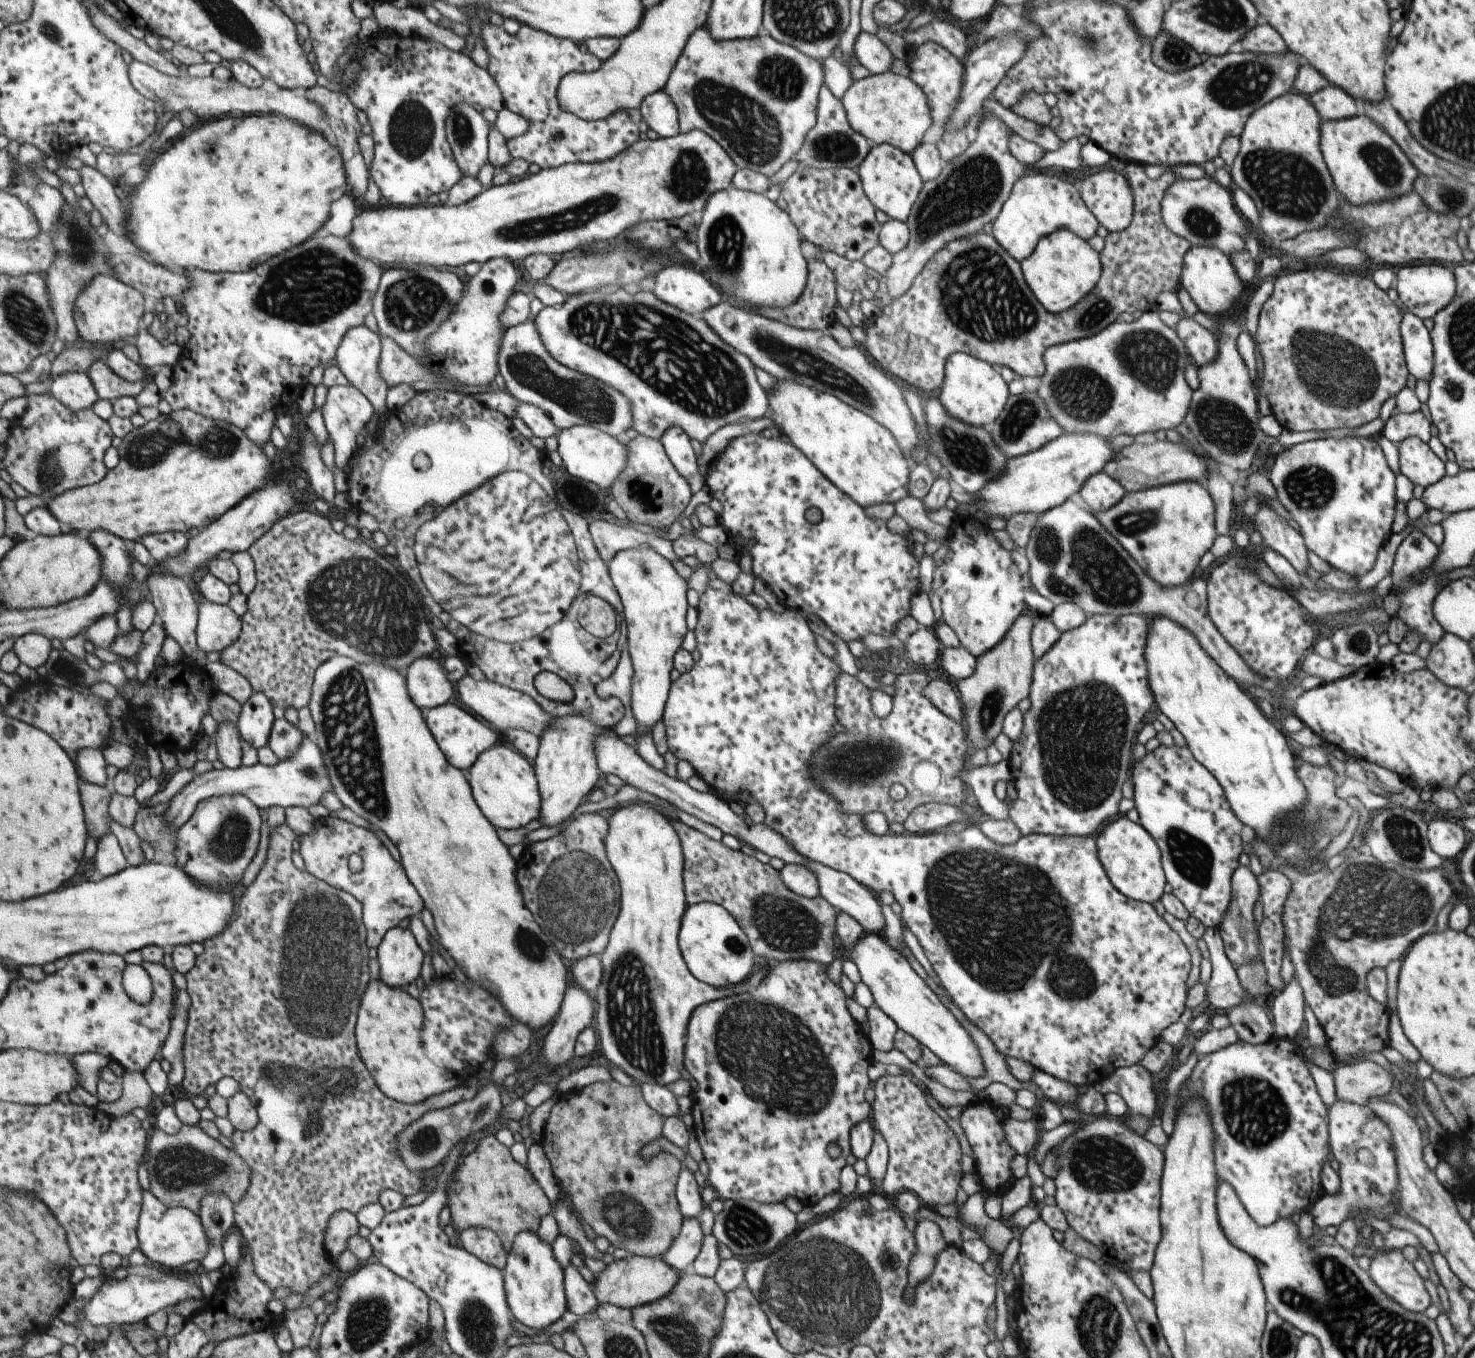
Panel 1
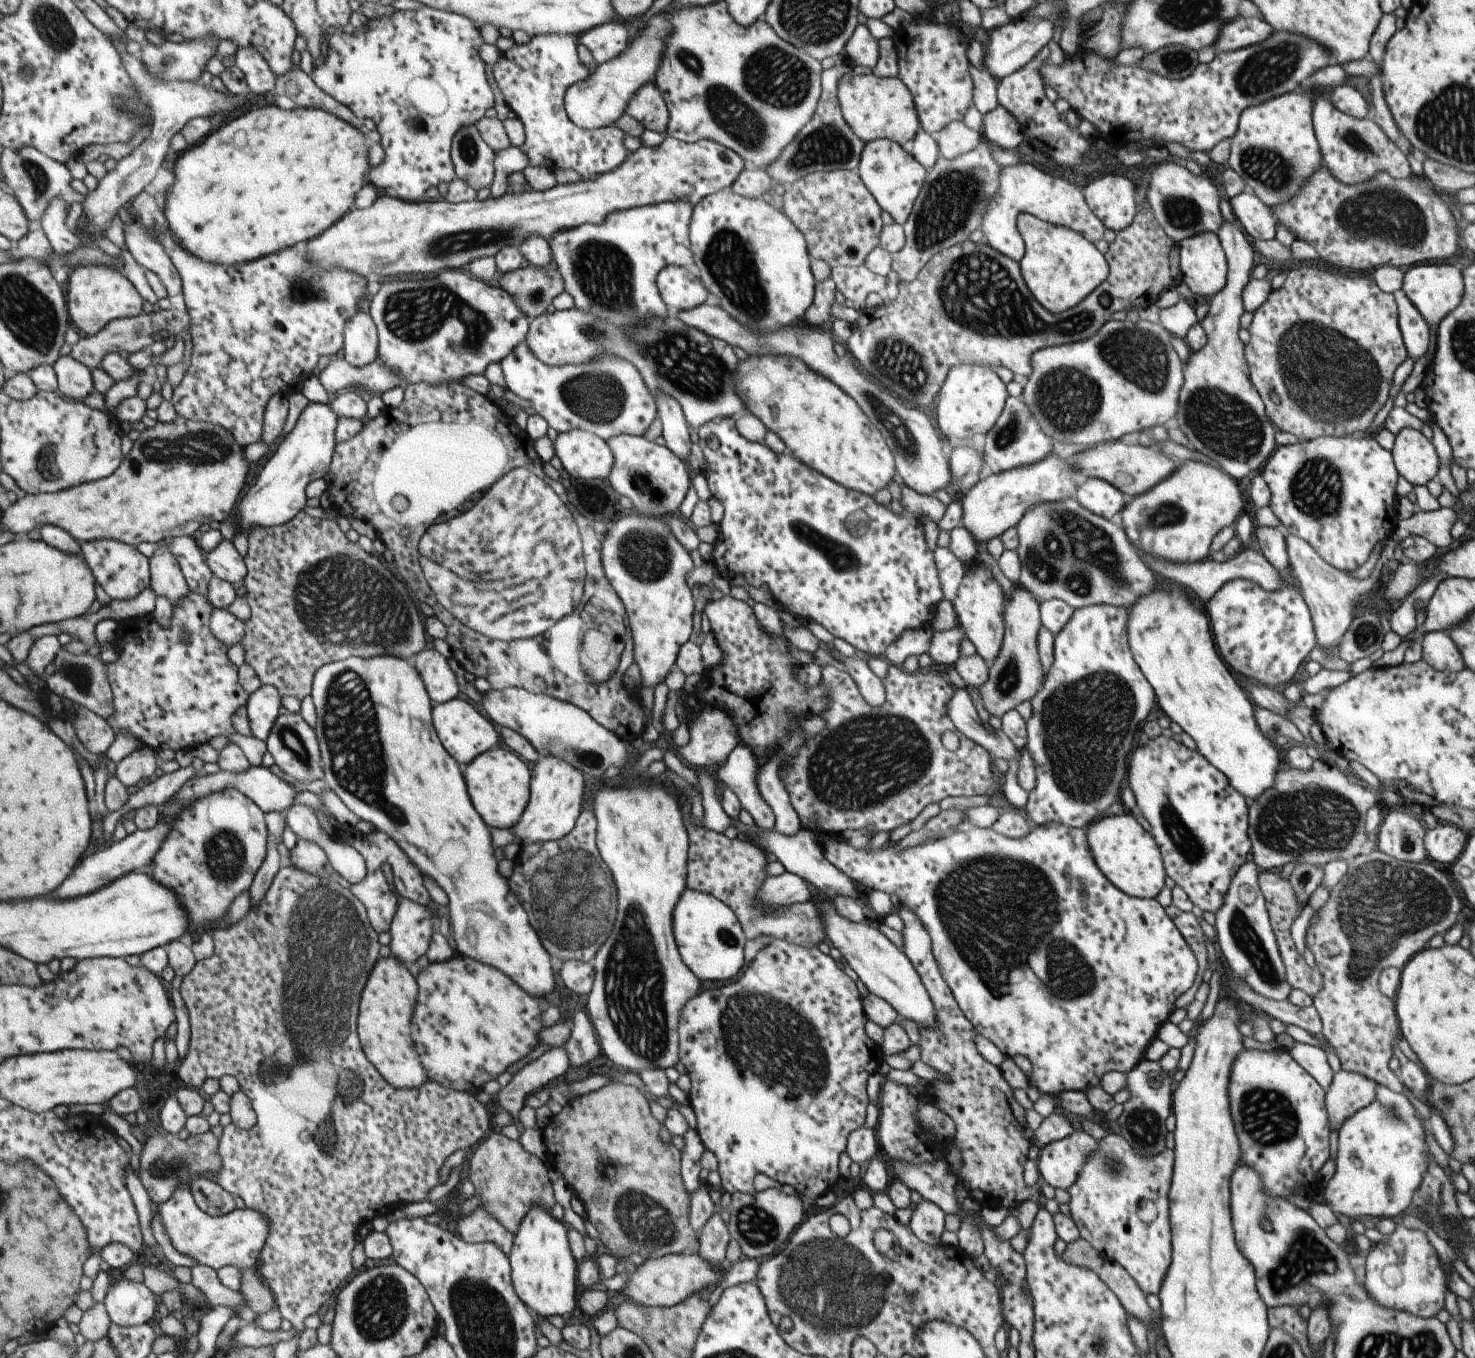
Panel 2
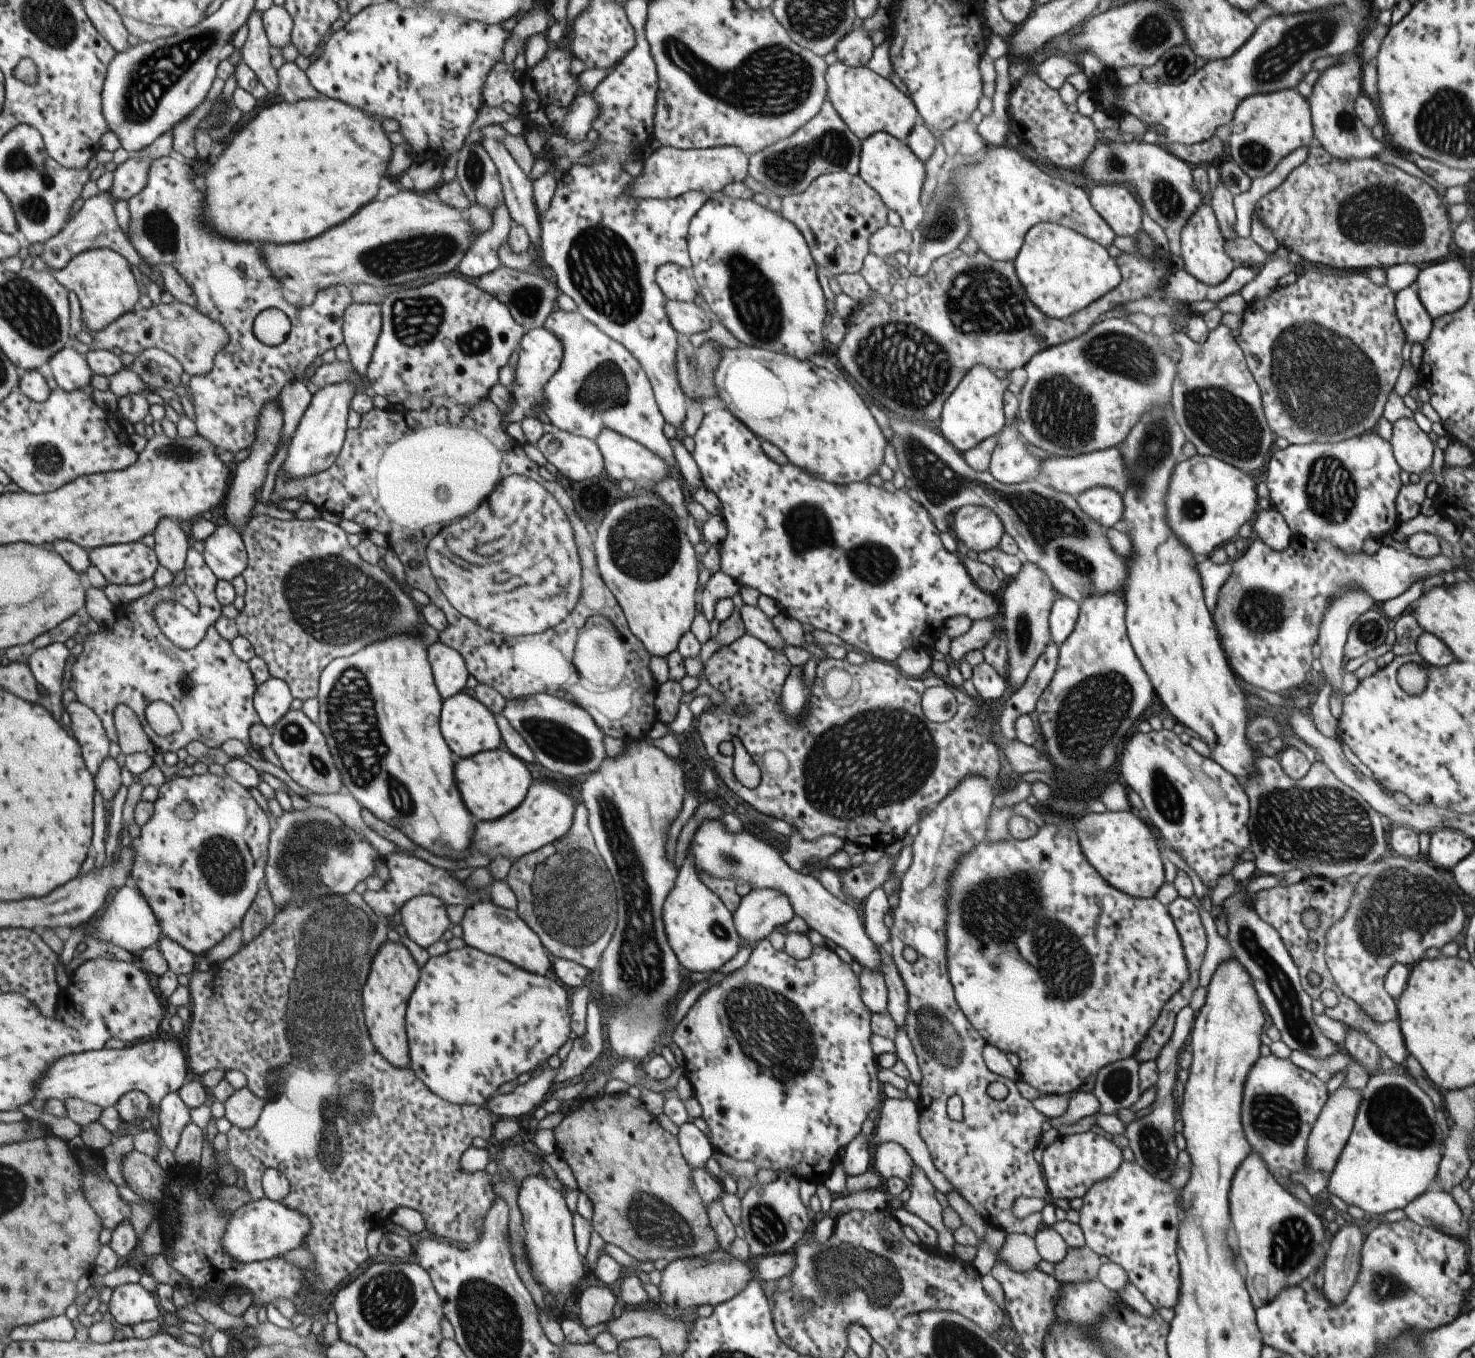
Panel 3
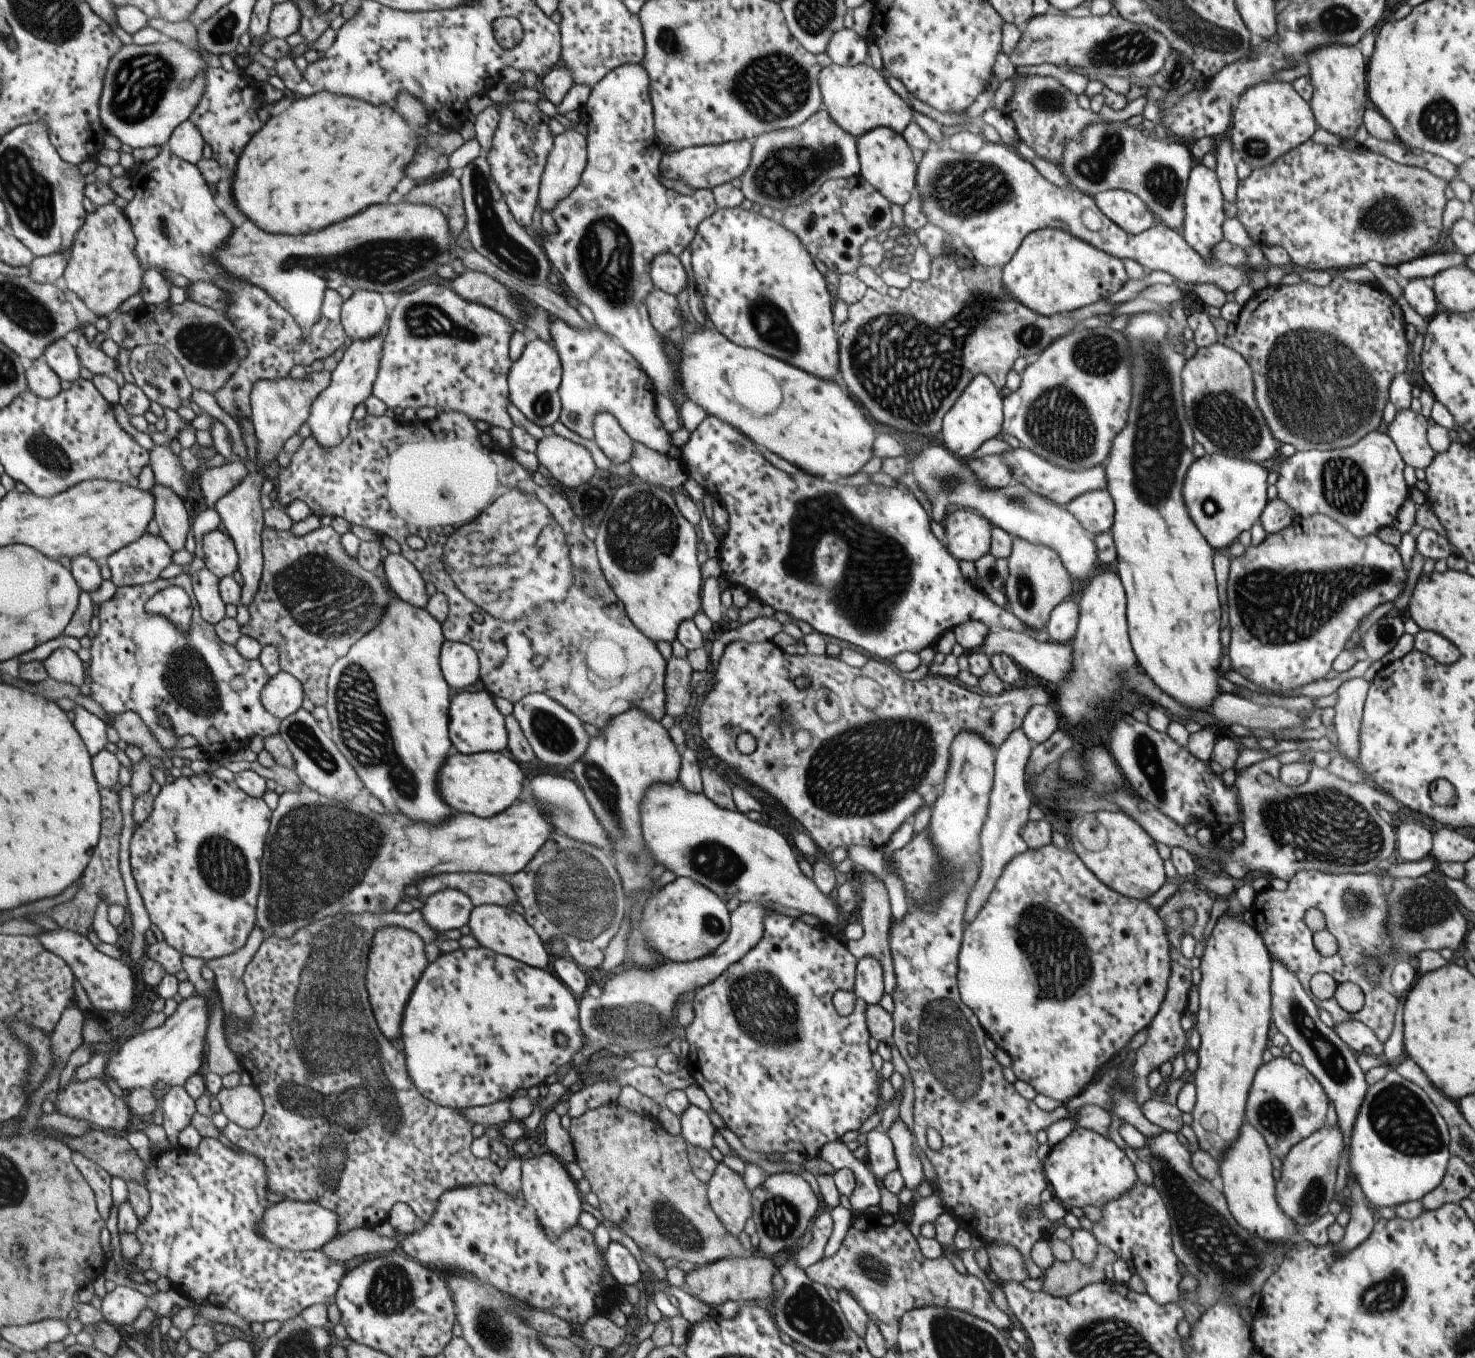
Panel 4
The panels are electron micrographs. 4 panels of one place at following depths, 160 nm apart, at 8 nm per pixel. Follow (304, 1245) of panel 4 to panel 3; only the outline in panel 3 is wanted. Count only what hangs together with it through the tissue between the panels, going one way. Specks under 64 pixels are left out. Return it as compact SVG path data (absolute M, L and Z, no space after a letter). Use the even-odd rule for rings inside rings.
M265 1196L233 1212L223 1242L226 1251L231 1253L234 1259L249 1264L282 1257L289 1250L303 1247L304 1241L313 1230L312 1220L308 1216L289 1208L282 1201L274 1201Z

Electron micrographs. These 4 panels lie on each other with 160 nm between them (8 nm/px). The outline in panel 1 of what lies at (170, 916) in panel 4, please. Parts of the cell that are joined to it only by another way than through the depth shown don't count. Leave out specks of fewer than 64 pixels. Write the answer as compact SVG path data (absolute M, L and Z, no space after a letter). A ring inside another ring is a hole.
M225 794L224 796L213 796L203 800L198 805L197 810L191 820L175 833L177 842L176 865L186 869L190 876L195 876L201 884L209 884L211 888L237 888L243 880L243 874L247 872L249 864L253 862L255 854L259 852L259 842L261 842L261 812L255 802L243 794Z

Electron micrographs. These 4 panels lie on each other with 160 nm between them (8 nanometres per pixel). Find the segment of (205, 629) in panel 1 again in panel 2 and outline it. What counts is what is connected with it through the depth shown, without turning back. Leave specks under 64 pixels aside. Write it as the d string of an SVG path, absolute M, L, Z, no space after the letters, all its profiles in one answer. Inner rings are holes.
M215 607L210 627L213 636L228 647L242 644L246 635L246 622L231 614L229 609Z

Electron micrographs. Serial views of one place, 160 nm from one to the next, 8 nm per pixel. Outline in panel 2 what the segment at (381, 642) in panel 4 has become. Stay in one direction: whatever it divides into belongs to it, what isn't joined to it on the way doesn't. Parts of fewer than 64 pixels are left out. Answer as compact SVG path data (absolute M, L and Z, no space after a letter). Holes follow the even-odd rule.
M391 654L375 658L353 656L318 670L311 695L319 714L315 730L322 750L323 780L327 788L335 792L357 817L396 840L425 874L437 878L437 882L445 888L449 894L447 923L452 925L459 954L502 970L524 991L544 998L555 984L548 952L531 924L525 906L499 870L501 864L495 858L489 826L471 802L465 772L461 770L459 761L449 754L435 730L435 702L427 692L419 669L411 660ZM341 708L349 708L349 714Z

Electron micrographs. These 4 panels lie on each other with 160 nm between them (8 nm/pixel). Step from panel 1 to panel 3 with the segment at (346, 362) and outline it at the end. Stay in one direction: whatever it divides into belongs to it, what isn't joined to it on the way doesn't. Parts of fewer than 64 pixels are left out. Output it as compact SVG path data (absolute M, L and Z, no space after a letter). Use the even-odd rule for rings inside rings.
M351 303L344 320L345 344L356 370L366 376L382 335L382 305L379 303Z

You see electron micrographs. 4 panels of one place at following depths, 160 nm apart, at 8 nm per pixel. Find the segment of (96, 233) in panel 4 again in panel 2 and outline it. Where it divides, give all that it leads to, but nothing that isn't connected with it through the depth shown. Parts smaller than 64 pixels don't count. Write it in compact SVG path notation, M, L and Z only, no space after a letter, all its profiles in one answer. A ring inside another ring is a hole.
M77 265L68 282L70 320L89 336L98 335L109 323L122 318L135 318L143 313L145 300L135 284L113 265Z

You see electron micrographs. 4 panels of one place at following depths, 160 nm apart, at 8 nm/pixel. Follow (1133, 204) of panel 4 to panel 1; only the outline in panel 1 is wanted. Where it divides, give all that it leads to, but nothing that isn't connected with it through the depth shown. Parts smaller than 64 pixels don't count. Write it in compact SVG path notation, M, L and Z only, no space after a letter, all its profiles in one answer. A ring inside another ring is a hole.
M1105 166L1103 170L1083 179L1078 192L1081 201L1085 204L1087 210L1093 214L1096 222L1105 227L1109 233L1120 232L1131 223L1133 214L1132 195L1123 173L1117 174L1117 172L1113 172L1112 169Z

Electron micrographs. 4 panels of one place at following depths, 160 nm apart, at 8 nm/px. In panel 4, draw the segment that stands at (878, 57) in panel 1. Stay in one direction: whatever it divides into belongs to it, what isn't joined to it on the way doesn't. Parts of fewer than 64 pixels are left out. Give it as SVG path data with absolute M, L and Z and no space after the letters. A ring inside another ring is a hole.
M841 27L831 33L825 54L839 66L855 66L868 62L867 45L868 41L855 34L853 29Z

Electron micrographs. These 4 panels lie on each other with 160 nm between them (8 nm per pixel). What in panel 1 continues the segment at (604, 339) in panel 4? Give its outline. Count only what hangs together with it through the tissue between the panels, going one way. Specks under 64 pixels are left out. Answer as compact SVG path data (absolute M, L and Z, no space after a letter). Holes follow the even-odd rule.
M527 320L506 331L499 356L499 371L509 394L520 402L539 406L557 432L576 425L593 425L600 432L623 438L623 432L631 428L631 410L627 398L602 381L593 380L559 364L543 345L535 320Z

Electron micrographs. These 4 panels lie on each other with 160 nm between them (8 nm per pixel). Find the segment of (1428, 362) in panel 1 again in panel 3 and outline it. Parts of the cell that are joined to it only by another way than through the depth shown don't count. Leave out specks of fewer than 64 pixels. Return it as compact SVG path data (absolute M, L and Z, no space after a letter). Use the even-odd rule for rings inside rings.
M1406 286L1394 293L1394 309L1405 340L1423 344L1430 331L1431 318L1419 300L1417 290Z

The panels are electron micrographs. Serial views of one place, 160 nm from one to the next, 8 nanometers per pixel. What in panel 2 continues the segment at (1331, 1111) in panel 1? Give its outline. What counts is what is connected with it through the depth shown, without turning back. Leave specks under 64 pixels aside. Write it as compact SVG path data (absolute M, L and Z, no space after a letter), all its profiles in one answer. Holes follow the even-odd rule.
M1377 1085L1373 1100L1348 1117L1338 1128L1335 1170L1323 1188L1323 1198L1332 1212L1340 1212L1350 1220L1371 1217L1375 1221L1391 1218L1403 1212L1411 1202L1411 1194L1418 1188L1428 1167L1429 1150L1425 1143L1423 1122L1411 1102L1402 1093L1390 1091L1386 1086Z

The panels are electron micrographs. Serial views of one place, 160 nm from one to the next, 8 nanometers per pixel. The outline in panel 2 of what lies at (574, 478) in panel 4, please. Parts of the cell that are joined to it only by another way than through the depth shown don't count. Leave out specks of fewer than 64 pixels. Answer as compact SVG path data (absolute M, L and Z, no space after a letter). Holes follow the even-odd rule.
M573 429L558 433L553 455L567 474L575 478L605 479L609 474L613 455L605 441L589 431Z

